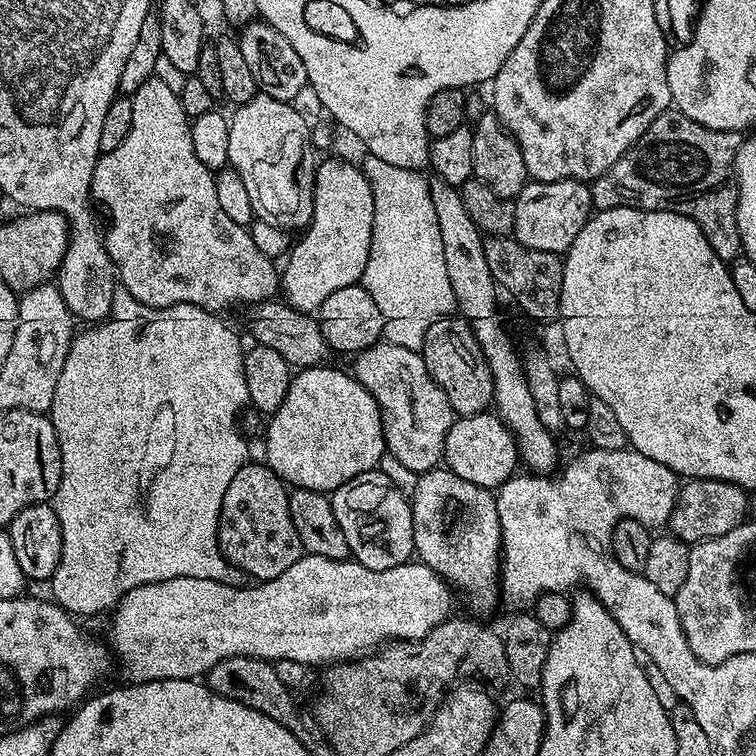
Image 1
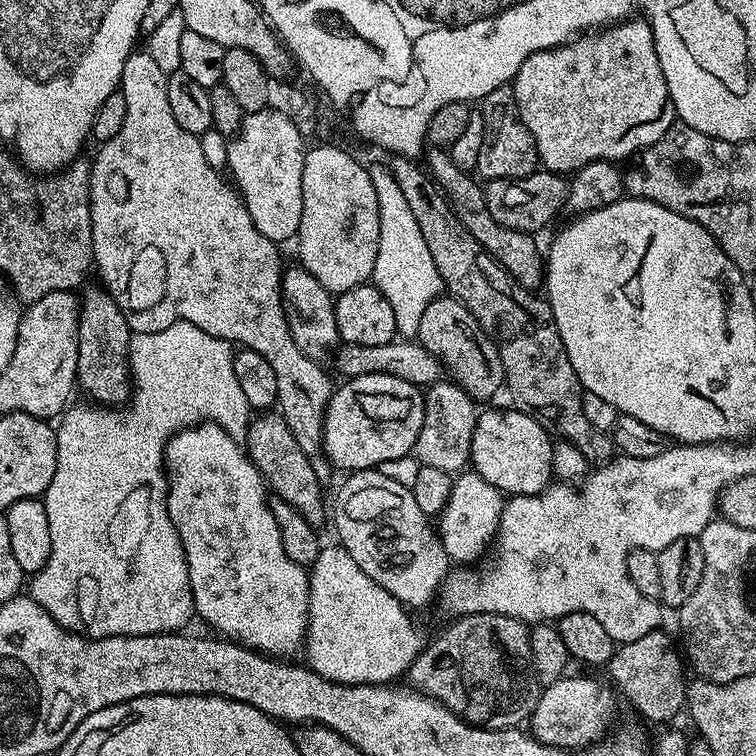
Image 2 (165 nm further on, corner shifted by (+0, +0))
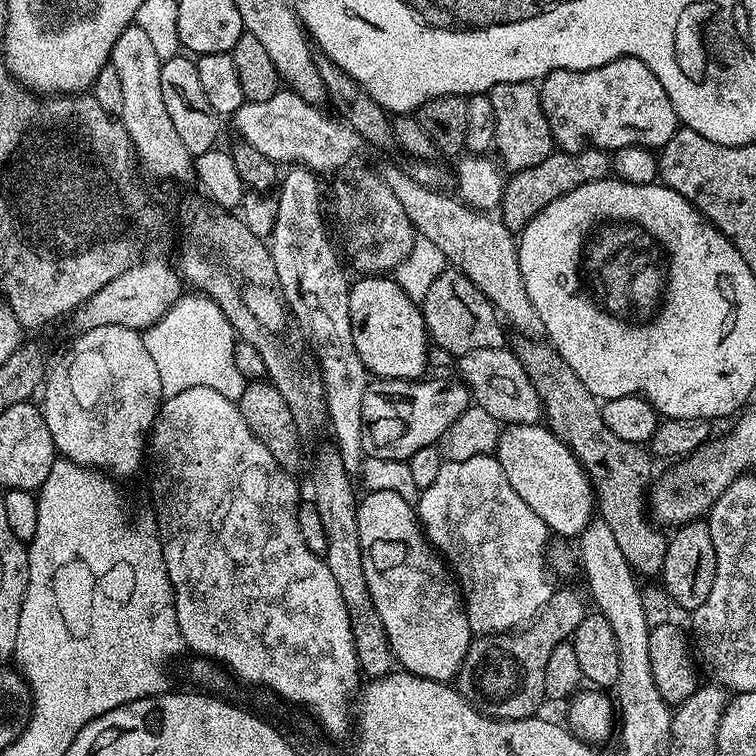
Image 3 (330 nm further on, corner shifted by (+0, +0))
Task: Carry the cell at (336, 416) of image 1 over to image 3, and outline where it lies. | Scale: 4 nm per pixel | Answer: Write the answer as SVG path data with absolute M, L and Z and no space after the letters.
M430 378L425 380L400 379L373 379L363 398L365 414L365 430L363 444L365 455L376 458L388 458L391 461L407 461L418 450L433 447L448 433L461 414L471 407L472 399L468 387L463 381L453 378L452 381L444 378Z

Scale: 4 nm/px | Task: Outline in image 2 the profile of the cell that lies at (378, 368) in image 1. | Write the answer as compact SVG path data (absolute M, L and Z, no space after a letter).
M437 382L424 392L425 421L418 434L414 455L423 466L434 466L449 474L459 473L469 467L472 455L470 444L478 415L477 405L455 382Z

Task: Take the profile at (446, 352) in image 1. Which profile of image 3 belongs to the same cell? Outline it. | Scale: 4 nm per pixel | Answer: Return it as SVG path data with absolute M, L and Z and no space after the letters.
M451 266L445 267L444 272L438 274L438 278L434 278L434 282L430 282L430 291L422 302L422 311L424 313L424 325L431 343L435 347L437 344L444 352L453 352L453 357L462 357L470 350L505 347L505 325L502 323L494 305L486 298L486 294L482 294L482 290L478 290L478 286L474 286L474 282L470 282L470 278L466 278L466 274L457 272Z

